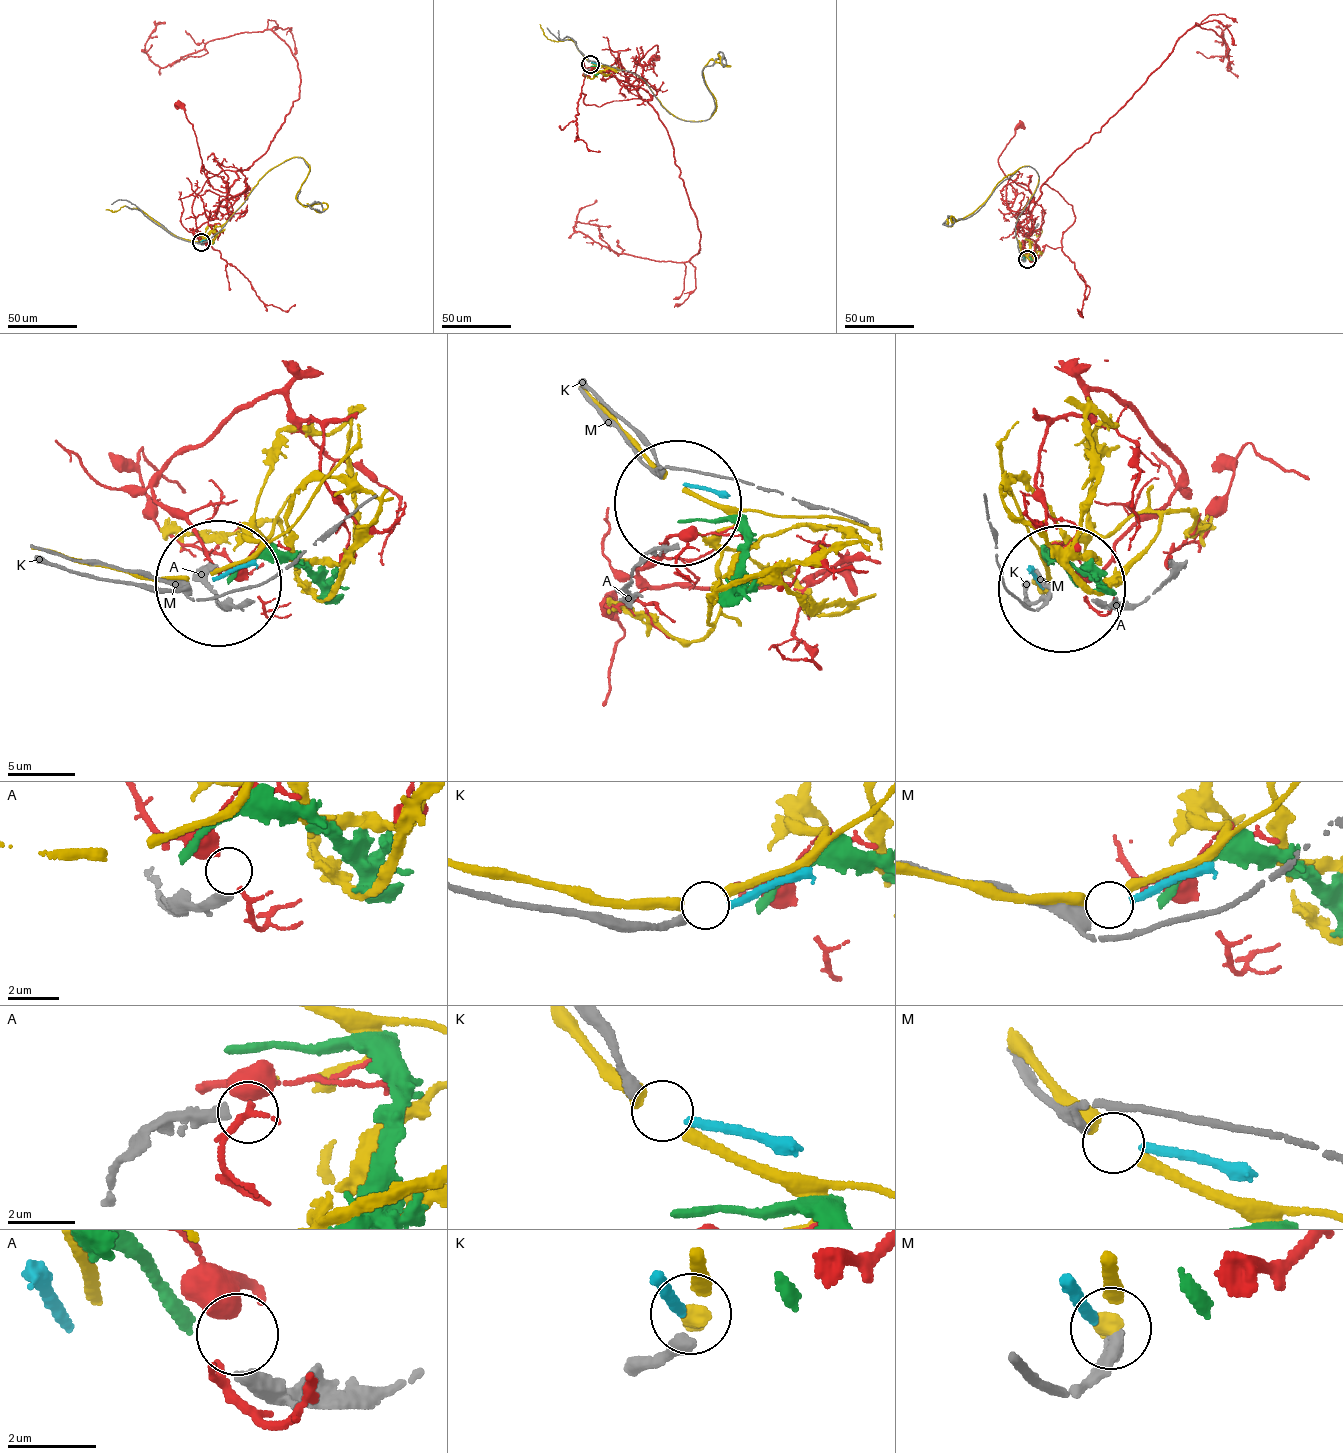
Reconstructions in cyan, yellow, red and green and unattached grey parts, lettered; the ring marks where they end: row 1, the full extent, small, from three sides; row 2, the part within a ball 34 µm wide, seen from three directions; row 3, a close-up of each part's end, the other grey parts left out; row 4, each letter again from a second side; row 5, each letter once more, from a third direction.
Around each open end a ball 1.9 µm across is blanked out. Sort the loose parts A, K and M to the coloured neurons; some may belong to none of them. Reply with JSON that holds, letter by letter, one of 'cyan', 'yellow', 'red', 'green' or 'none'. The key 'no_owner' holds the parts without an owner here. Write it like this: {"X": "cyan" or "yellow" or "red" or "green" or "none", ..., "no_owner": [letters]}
{"A": "none", "K": "cyan", "M": "none", "no_owner": ["A", "M"]}

